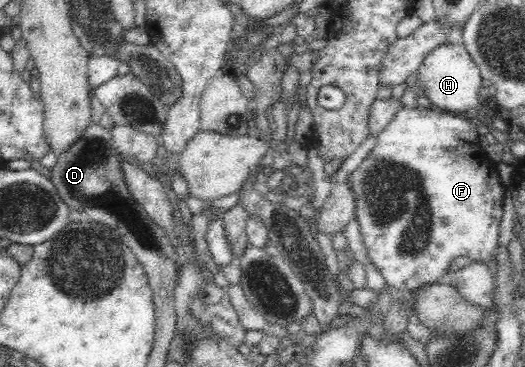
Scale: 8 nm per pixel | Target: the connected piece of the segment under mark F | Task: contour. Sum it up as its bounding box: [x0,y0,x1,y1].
[347,107,505,290]

